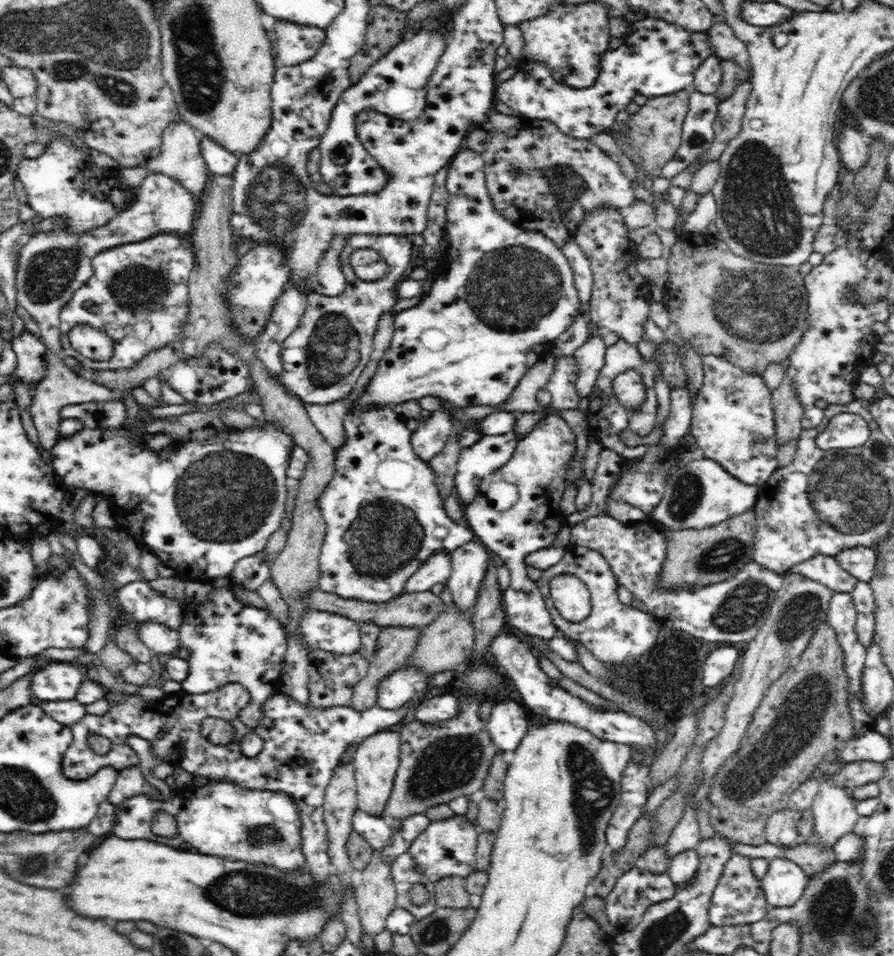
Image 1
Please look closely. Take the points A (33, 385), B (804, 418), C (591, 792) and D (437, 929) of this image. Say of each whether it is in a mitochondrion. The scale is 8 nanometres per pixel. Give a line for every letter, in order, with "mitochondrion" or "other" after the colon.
A: other
B: other
C: mitochondrion
D: mitochondrion

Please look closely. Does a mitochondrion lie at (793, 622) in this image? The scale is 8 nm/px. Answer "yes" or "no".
yes

